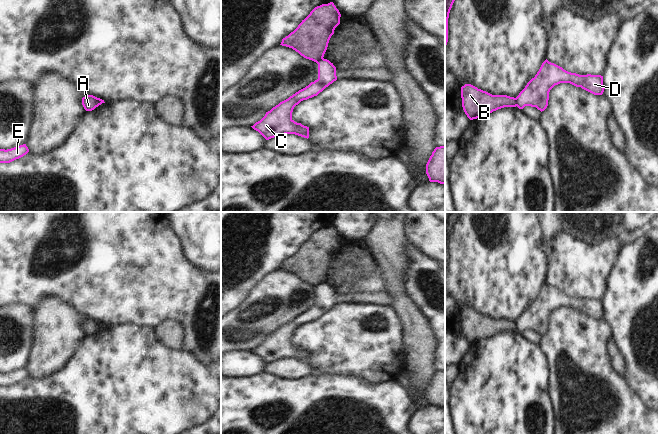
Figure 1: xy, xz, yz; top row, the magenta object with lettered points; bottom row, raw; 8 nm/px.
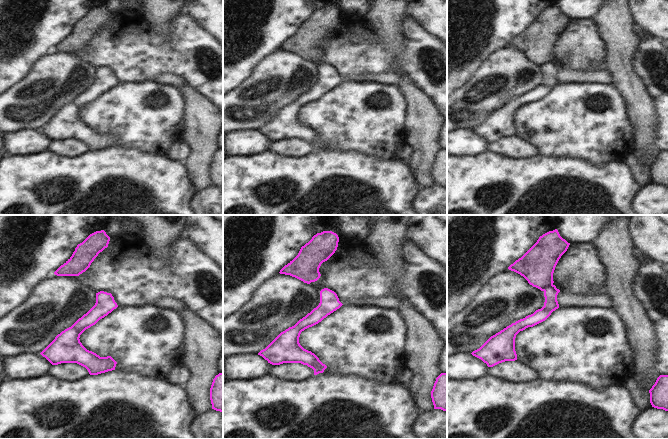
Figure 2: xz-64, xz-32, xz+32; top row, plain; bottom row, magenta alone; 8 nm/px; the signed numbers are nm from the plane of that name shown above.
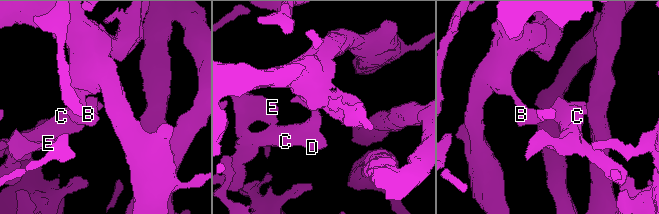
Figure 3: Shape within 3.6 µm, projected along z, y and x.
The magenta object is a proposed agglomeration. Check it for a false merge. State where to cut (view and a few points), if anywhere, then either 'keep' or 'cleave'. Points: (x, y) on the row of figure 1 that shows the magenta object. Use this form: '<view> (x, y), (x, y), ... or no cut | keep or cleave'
yz (515, 98), (517, 105) | cleave

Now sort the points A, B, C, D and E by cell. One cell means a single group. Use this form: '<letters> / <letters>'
A B / C D E

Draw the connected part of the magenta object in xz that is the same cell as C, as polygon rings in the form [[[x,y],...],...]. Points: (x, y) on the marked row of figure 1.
[[[327,59],[318,61],[318,79],[299,90],[288,99],[280,102],[253,126],[266,140],[285,134],[295,134],[309,138],[309,127],[292,119],[292,112],[301,101],[317,96],[337,80],[336,67]]]

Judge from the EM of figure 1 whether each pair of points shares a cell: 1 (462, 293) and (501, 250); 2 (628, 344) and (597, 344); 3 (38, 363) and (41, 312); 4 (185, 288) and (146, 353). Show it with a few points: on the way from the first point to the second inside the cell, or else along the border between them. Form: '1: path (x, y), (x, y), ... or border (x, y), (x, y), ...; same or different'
1: path (473, 282), (494, 261); same
2: border (602, 318), (610, 328), (612, 337); different
3: path (42, 350), (42, 325); same
4: border (130, 324), (151, 326), (153, 328); different

